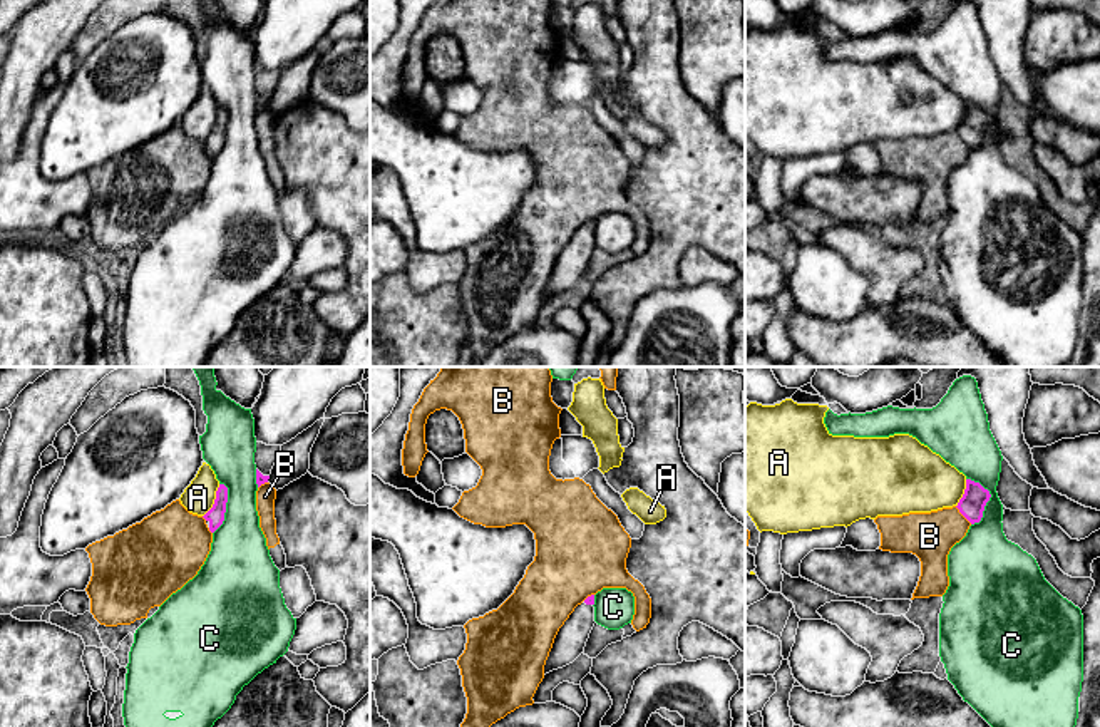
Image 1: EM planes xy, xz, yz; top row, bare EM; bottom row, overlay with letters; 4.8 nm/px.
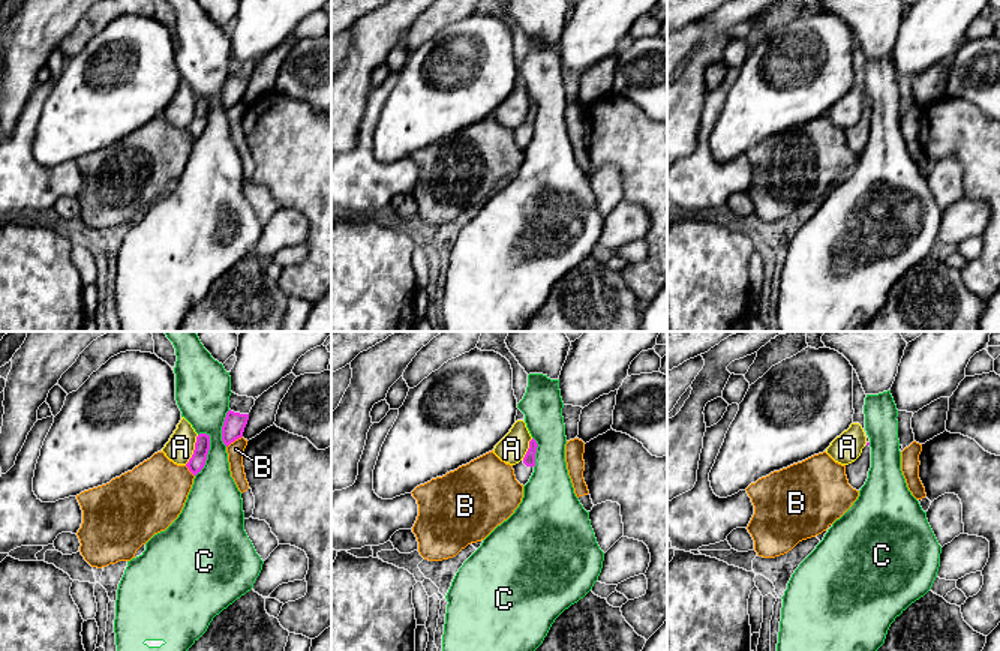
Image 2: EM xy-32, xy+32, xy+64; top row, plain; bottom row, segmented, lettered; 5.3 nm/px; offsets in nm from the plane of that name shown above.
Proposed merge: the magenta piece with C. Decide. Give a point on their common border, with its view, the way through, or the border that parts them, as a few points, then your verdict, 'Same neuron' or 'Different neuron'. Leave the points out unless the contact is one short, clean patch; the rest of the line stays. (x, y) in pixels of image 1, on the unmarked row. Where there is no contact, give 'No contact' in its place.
Touches magenta at yz (988, 124). Different neuron

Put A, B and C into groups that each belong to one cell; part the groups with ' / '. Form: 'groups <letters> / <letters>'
groups A / B / C

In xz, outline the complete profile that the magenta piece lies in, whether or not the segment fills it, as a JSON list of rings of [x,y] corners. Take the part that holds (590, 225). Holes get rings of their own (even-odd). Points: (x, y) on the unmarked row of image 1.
[[[594,219],[578,229],[559,253],[544,290],[544,300],[573,288],[584,276],[589,258],[596,248],[593,229]]]

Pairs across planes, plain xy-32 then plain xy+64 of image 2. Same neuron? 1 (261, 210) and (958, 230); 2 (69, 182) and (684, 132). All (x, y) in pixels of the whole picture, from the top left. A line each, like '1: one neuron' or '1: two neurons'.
1: two neurons
2: two neurons

